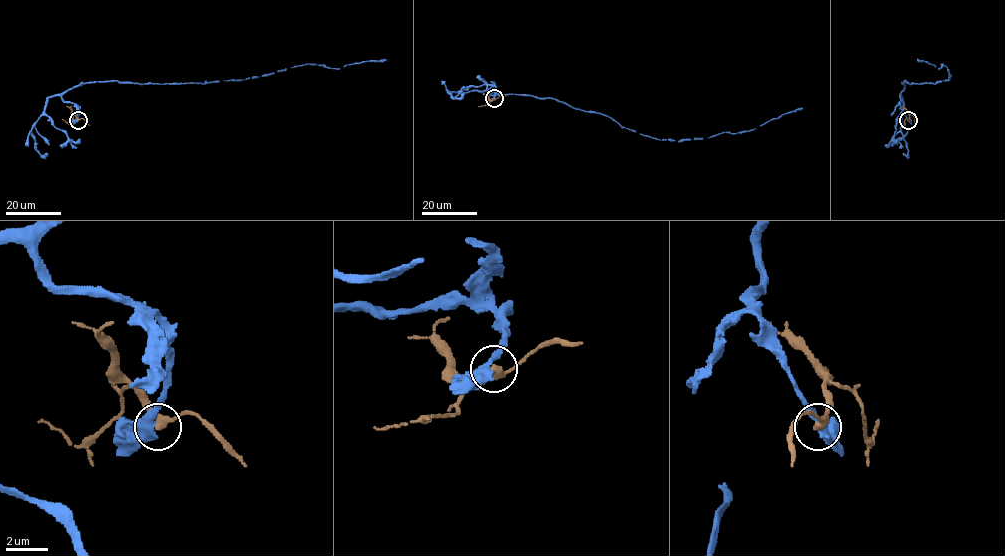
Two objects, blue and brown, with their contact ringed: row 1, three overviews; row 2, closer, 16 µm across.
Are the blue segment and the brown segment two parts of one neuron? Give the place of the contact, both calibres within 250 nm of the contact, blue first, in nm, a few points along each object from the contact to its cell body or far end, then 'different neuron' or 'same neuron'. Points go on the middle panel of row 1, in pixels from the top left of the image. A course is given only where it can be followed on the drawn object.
place (494, 98); calibres 380 and 300 nm; course blue (494, 99), (493, 90), (478, 91), (556, 99), (606, 115), (652, 138), (678, 141), (753, 130), (802, 108); course brown (494, 99), (489, 104), (478, 106); different neuron

